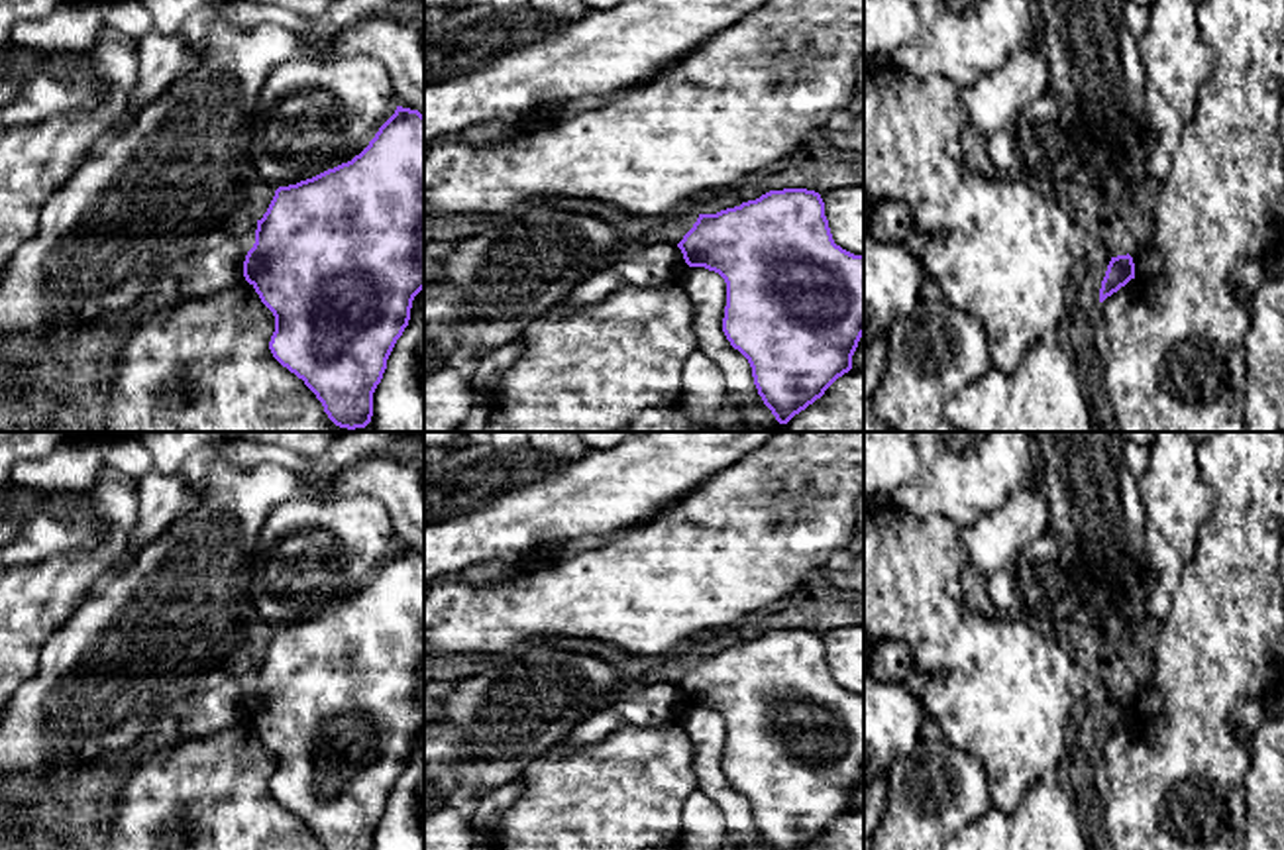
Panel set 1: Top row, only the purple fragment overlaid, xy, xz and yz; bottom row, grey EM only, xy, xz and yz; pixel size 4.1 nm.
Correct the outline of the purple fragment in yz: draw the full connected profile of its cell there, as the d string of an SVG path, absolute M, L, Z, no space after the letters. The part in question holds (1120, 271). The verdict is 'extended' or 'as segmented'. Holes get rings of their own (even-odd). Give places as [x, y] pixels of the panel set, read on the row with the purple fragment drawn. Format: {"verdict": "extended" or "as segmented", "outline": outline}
{"verdict": "as segmented", "outline": "M1129 253L1127 255L1111 257L1111 261L1107 265L1107 271L1105 271L1105 277L1101 281L1099 302L1103 302L1113 292L1117 292L1131 279L1135 279L1133 257Z"}

